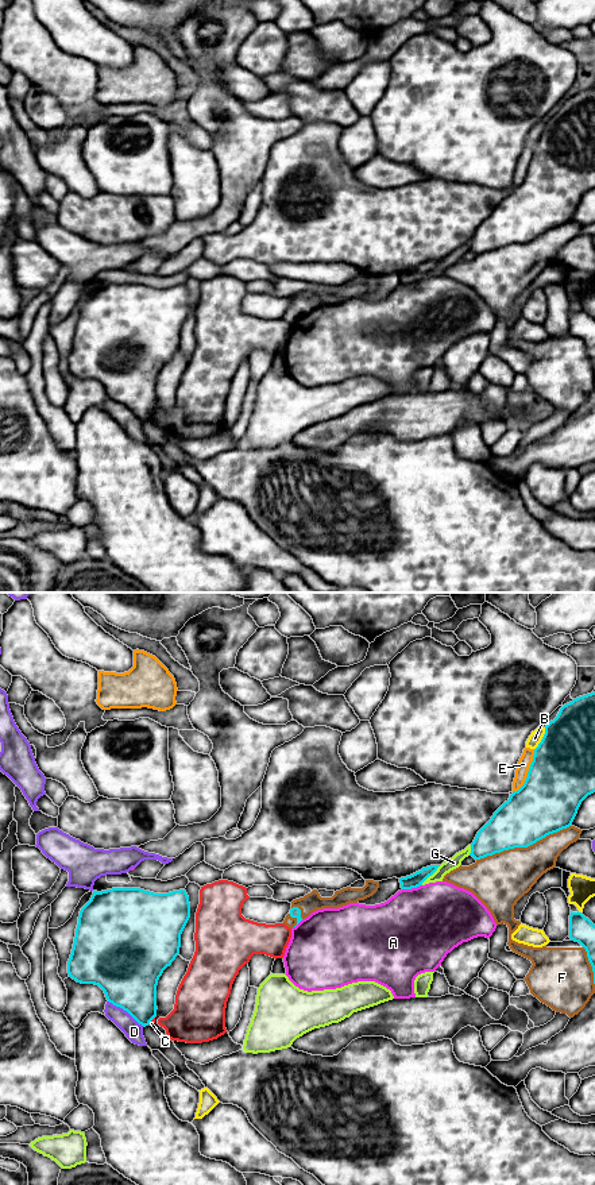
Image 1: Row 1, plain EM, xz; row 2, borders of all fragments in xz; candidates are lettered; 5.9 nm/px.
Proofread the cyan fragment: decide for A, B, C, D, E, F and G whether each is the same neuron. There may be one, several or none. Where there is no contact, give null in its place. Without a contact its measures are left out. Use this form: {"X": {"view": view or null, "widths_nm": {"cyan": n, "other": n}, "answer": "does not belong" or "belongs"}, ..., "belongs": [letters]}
{"A": {"view": "xz", "widths_nm": {"cyan": 90, "other": 480}, "answer": "does not belong"}, "B": {"view": "xz", "widths_nm": {"cyan": 400, "other": 80}, "answer": "does not belong"}, "C": {"view": "xz", "widths_nm": {"cyan": 300, "other": 30}, "answer": "does not belong"}, "D": {"view": "xz", "widths_nm": {"cyan": 400, "other": 110}, "answer": "does not belong"}, "E": {"view": "xz", "widths_nm": {"cyan": 400, "other": 80}, "answer": "does not belong"}, "F": {"view": "xz", "widths_nm": {"cyan": 320, "other": 320}, "answer": "does not belong"}, "G": {"view": "xz", "widths_nm": {"cyan": 90, "other": 70}, "answer": "does not belong"}, "belongs": []}

